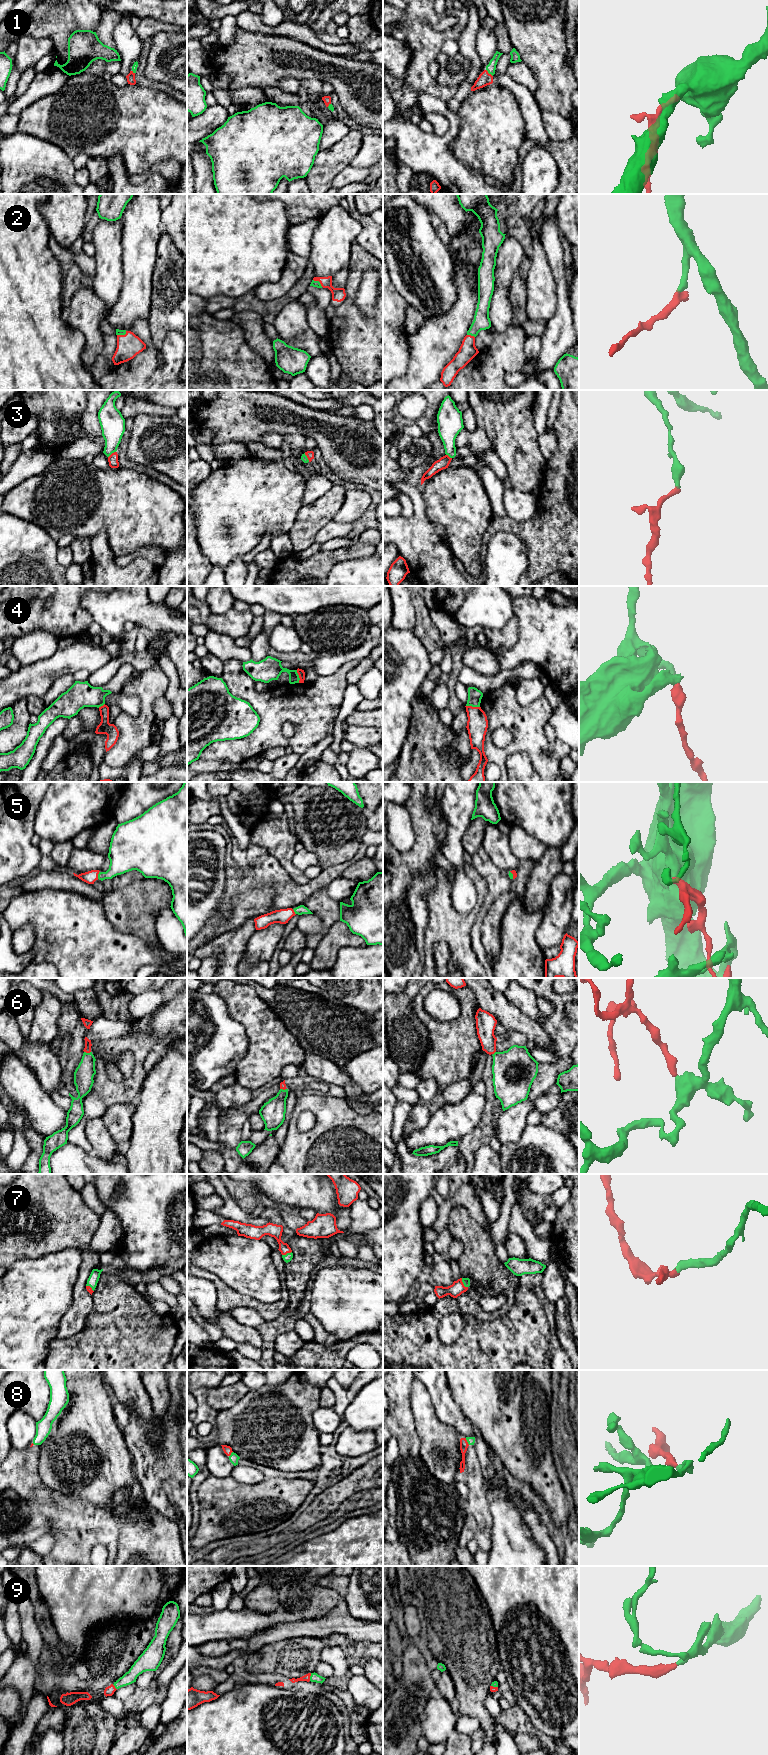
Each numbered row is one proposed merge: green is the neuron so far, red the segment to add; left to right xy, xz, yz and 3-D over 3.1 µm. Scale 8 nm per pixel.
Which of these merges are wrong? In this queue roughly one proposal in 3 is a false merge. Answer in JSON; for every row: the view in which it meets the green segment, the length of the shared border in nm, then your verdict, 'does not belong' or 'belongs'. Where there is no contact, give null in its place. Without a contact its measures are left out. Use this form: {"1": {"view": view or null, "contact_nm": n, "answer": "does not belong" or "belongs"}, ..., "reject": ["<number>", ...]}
{"1": {"view": "yz", "contact_nm": 80, "answer": "belongs"}, "2": {"view": "xz", "contact_nm": 100, "answer": "belongs"}, "3": {"view": "xy", "contact_nm": 80, "answer": "does not belong"}, "4": {"view": "yz", "contact_nm": 110, "answer": "does not belong"}, "5": {"view": "xy", "contact_nm": 70, "answer": "belongs"}, "6": {"view": "xy", "contact_nm": 60, "answer": "belongs"}, "7": {"view": "yz", "contact_nm": 90, "answer": "belongs"}, "8": {"view": "yz", "contact_nm": 70, "answer": "belongs"}, "9": {"view": "xz", "contact_nm": 70, "answer": "belongs"}, "reject": ["3", "4"]}

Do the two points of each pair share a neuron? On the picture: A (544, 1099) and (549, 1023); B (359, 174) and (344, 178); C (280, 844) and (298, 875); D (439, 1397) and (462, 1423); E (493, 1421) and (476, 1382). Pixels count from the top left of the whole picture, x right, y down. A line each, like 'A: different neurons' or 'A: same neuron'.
A: different neurons
B: same neuron
C: same neuron
D: same neuron
E: same neuron

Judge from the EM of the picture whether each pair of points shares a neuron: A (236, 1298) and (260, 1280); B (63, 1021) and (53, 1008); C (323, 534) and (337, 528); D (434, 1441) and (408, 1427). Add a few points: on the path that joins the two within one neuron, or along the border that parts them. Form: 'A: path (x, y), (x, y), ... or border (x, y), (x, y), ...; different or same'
A: border (221, 1281), (239, 1293), (263, 1303); different
B: border (61, 1007), (56, 1022), (56, 1036), (53, 1039); different
C: path (326, 533), (334, 530); same
D: border (411, 1409), (415, 1429), (420, 1441), (420, 1455); different

